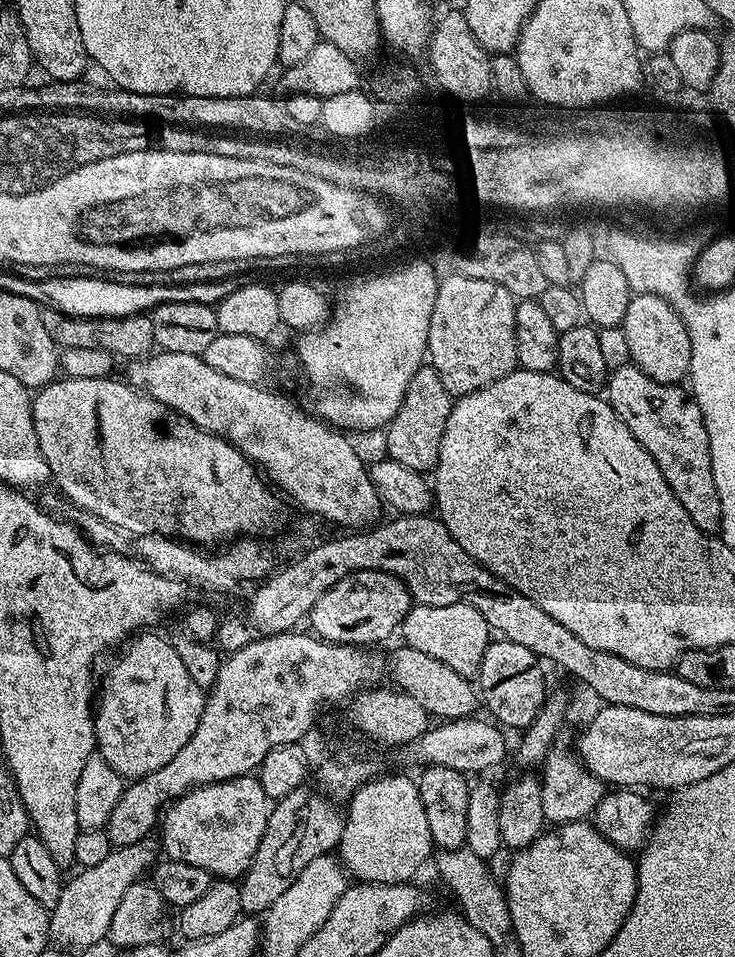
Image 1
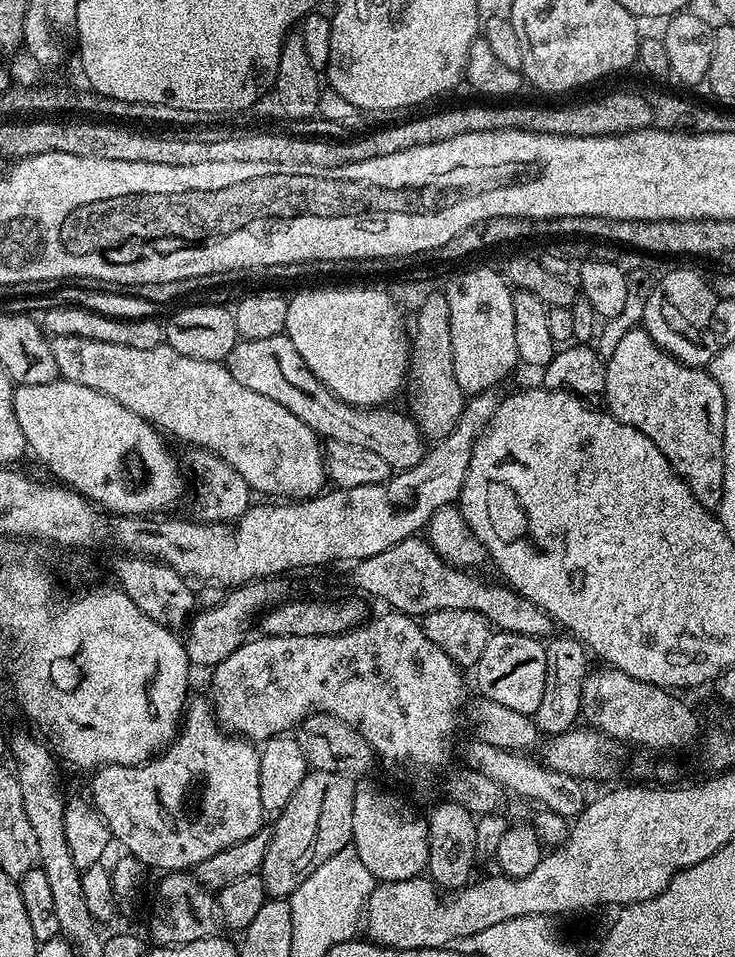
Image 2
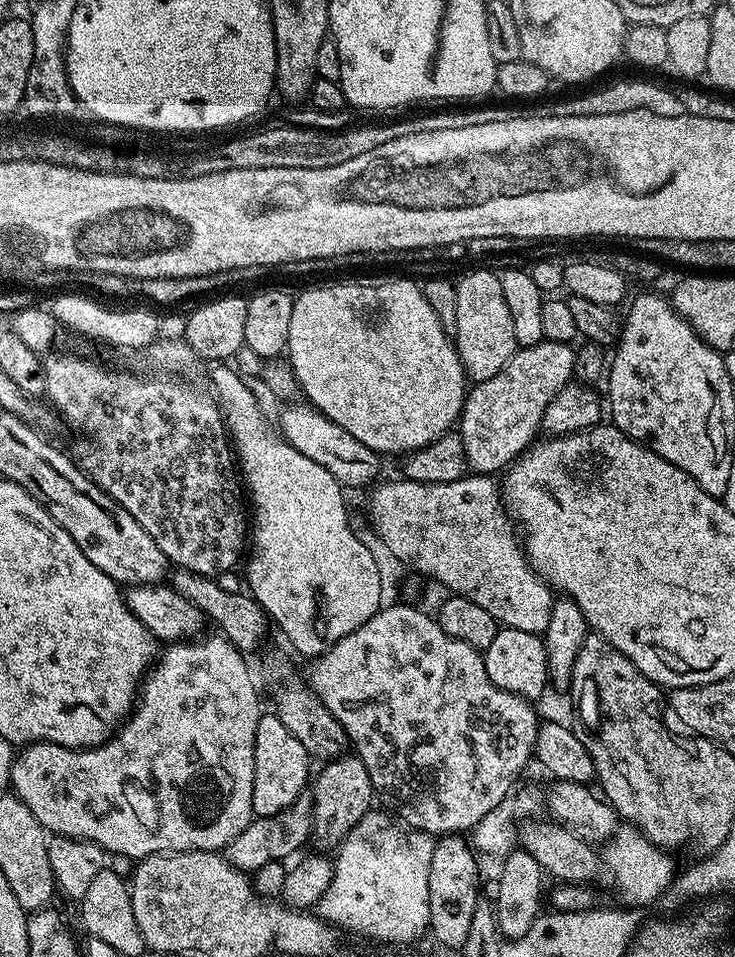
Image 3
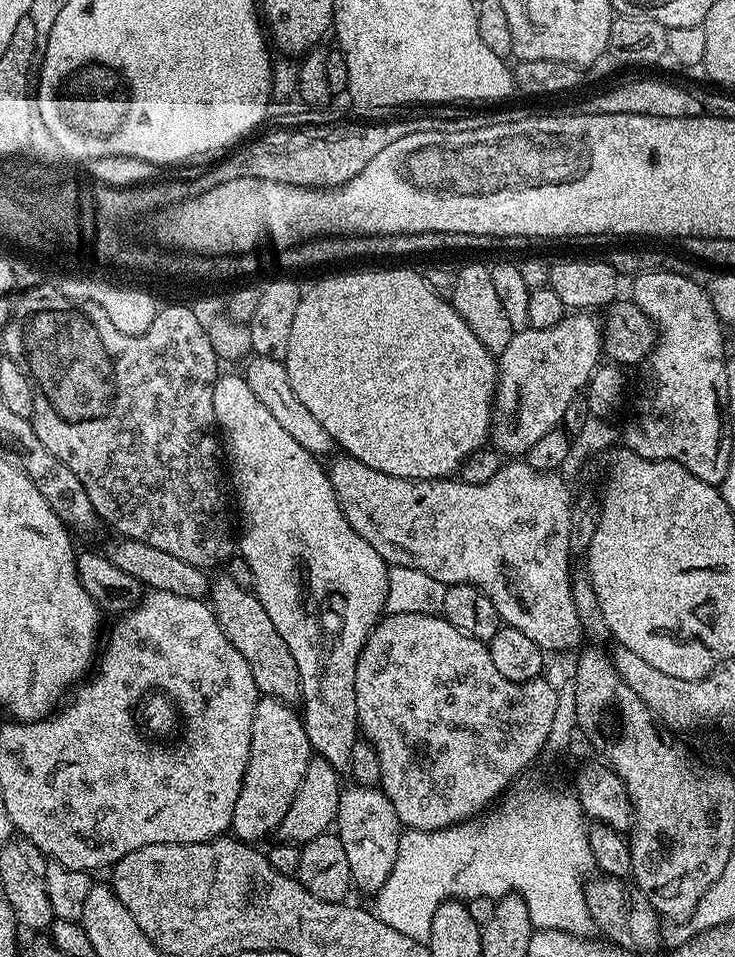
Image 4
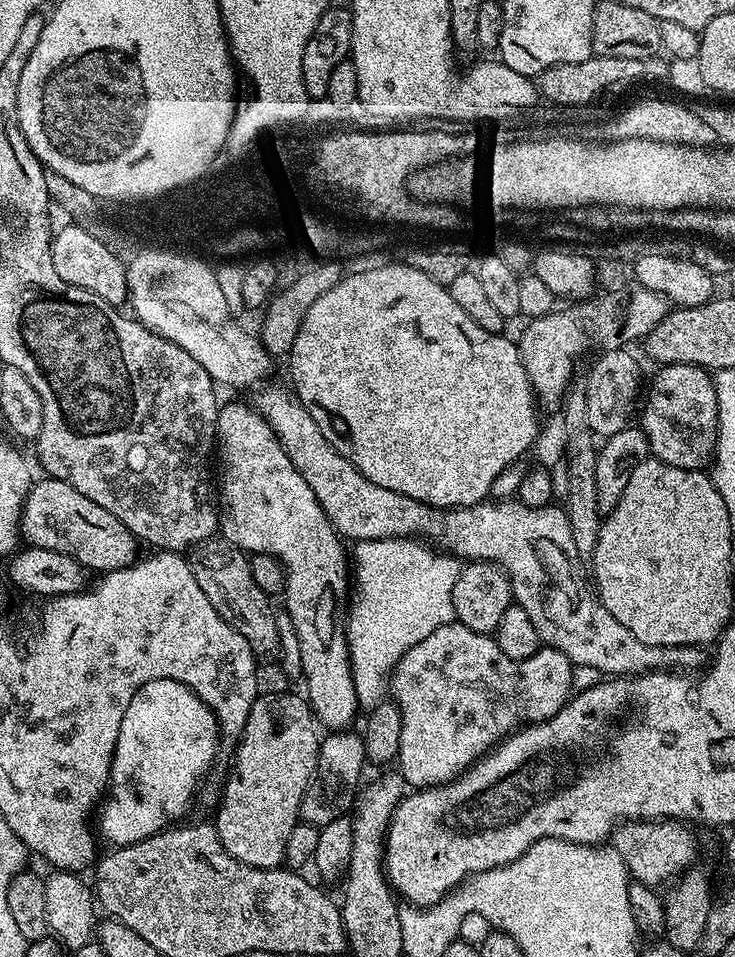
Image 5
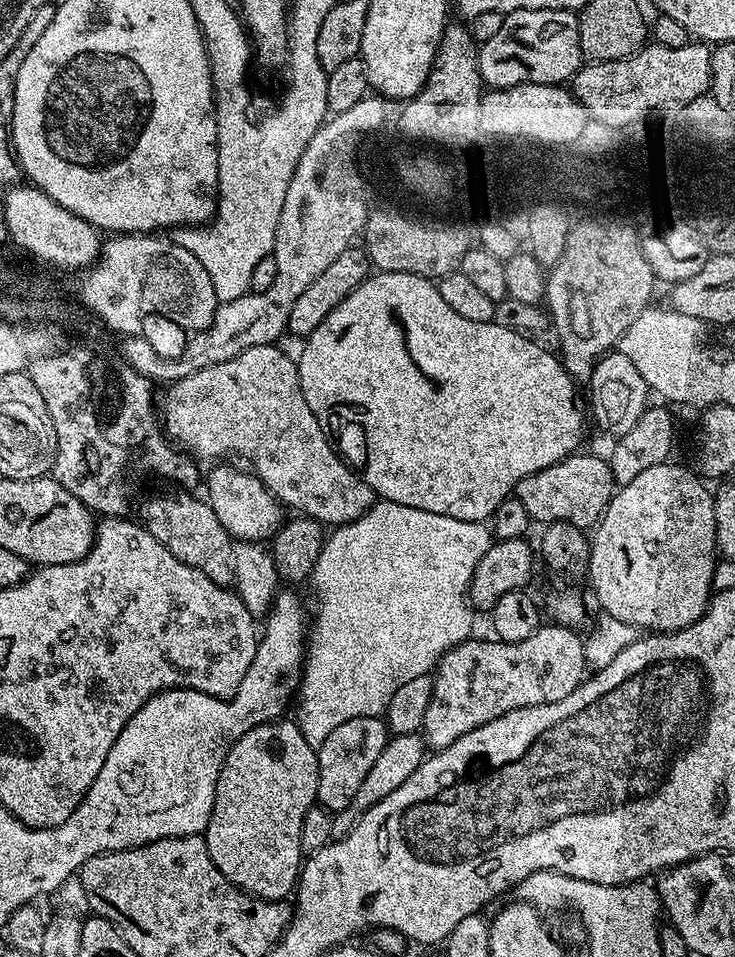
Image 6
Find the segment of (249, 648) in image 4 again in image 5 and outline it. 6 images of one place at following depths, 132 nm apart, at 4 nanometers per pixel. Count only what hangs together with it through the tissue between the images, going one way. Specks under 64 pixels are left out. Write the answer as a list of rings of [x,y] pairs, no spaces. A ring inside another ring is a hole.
[[[213,538],[196,545],[187,553],[186,559],[202,594],[206,594],[207,600],[210,601],[210,606],[214,606],[220,617],[230,626],[234,626],[234,630],[238,630],[238,634],[242,634],[246,642],[250,642],[253,654],[258,658],[264,658],[271,652],[279,653],[277,611],[272,610],[273,601],[270,596],[254,582],[249,553],[243,552],[229,540]]]

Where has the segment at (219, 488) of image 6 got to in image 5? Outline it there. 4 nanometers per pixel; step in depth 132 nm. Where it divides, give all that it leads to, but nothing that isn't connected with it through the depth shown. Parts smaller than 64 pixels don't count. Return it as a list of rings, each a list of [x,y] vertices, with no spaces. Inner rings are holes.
[[[232,402],[217,411],[216,430],[218,435],[218,445],[216,448],[216,460],[220,462],[222,470],[222,500],[224,505],[219,505],[218,508],[218,532],[223,539],[229,540],[231,544],[241,548],[243,552],[249,554],[264,553],[272,555],[284,570],[284,591],[282,600],[283,607],[290,616],[290,621],[293,623],[293,630],[298,636],[298,647],[301,651],[302,660],[302,686],[304,686],[306,699],[309,706],[312,707],[312,714],[316,717],[321,725],[324,724],[328,730],[348,730],[353,727],[352,719],[355,718],[356,712],[361,711],[360,703],[358,702],[358,694],[354,690],[354,674],[350,666],[350,654],[348,653],[348,634],[346,631],[346,613],[350,603],[350,552],[346,547],[345,541],[342,539],[336,527],[328,520],[328,515],[322,510],[321,504],[314,497],[314,492],[310,486],[306,485],[306,480],[302,478],[302,474],[298,473],[297,468],[290,462],[289,455],[282,450],[281,443],[278,442],[277,436],[274,434],[270,425],[264,420],[264,417],[254,409],[238,402]]]

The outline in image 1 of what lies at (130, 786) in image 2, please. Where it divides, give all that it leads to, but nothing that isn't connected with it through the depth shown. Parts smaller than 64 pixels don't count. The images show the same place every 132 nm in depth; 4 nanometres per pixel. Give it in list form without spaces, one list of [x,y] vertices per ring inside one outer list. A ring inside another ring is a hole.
[[[252,774],[193,788],[164,809],[158,824],[158,844],[169,860],[197,864],[216,878],[240,878],[258,854],[269,811],[270,801]]]

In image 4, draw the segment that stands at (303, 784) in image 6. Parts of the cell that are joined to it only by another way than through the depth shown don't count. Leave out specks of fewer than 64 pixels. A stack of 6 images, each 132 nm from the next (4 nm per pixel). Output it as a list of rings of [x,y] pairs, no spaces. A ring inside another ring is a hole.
[[[261,695],[254,710],[252,737],[250,738],[250,758],[246,766],[246,774],[242,782],[242,790],[238,790],[238,802],[234,802],[234,818],[232,819],[231,835],[245,842],[260,842],[263,836],[272,836],[276,827],[286,818],[286,810],[290,810],[290,802],[294,802],[294,794],[302,786],[302,778],[306,778],[306,766],[313,758],[310,738],[306,738],[304,721],[301,713],[296,712],[291,703],[273,696]]]

